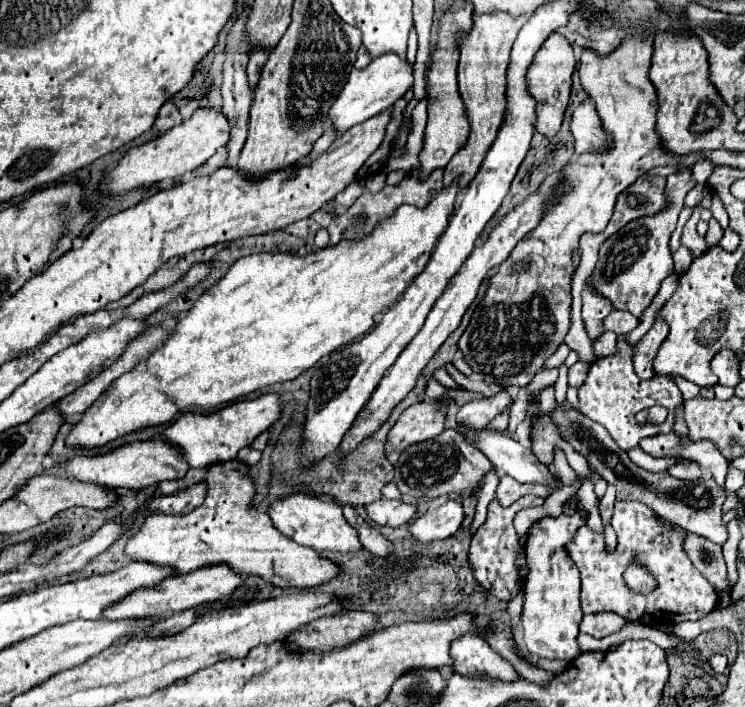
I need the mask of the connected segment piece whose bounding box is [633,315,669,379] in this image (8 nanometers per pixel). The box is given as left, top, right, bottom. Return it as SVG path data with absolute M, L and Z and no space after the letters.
M657 315L653 329L639 341L639 345L635 349L633 365L635 365L635 371L643 379L649 379L655 375L653 373L653 357L657 355L657 349L661 347L661 341L665 341L667 333L669 333L669 325L663 319L659 319L659 315Z

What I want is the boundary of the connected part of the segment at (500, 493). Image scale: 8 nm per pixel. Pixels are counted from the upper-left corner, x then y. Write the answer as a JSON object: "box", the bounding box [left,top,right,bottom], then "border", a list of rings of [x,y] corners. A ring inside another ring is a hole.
{"box":[497,475,551,507],"border":[[[508,475],[500,478],[497,486],[497,501],[503,507],[511,505],[519,497],[523,497],[525,493],[531,493],[537,497],[547,497],[551,491],[549,491],[549,487],[543,487],[543,485],[520,484]]]}

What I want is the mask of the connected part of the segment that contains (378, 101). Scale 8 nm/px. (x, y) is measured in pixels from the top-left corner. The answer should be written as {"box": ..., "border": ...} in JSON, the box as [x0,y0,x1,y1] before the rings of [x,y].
{"box":[329,53,413,133],"border":[[[383,53],[381,57],[375,57],[365,69],[353,69],[349,73],[349,79],[335,99],[333,107],[329,109],[329,119],[337,133],[343,133],[351,129],[357,123],[363,123],[377,113],[389,109],[397,99],[401,99],[413,85],[413,63],[409,63],[403,57],[397,57],[397,53]]]}

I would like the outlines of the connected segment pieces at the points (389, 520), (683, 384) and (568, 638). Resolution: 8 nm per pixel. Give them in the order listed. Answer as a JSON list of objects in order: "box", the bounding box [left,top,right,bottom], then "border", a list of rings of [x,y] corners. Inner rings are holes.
[{"box":[365,499,417,527],"border":[[[379,499],[375,503],[365,505],[365,513],[369,519],[373,519],[377,525],[389,525],[389,527],[401,527],[411,523],[411,519],[417,513],[417,505],[395,501],[395,499]]]},{"box":[675,377,699,399],"border":[[[675,377],[675,383],[677,383],[677,387],[681,389],[683,399],[693,399],[693,397],[697,397],[697,395],[699,395],[699,387],[697,387],[697,385],[693,385],[691,381],[685,381],[683,377]]]},{"box":[523,515,583,661],"border":[[[559,515],[543,517],[535,521],[525,537],[525,605],[523,605],[523,629],[525,629],[525,647],[531,655],[547,659],[565,659],[573,661],[581,651],[575,637],[579,635],[581,623],[581,575],[577,565],[567,553],[567,543],[575,537],[577,529],[583,525],[581,515]]]}]

